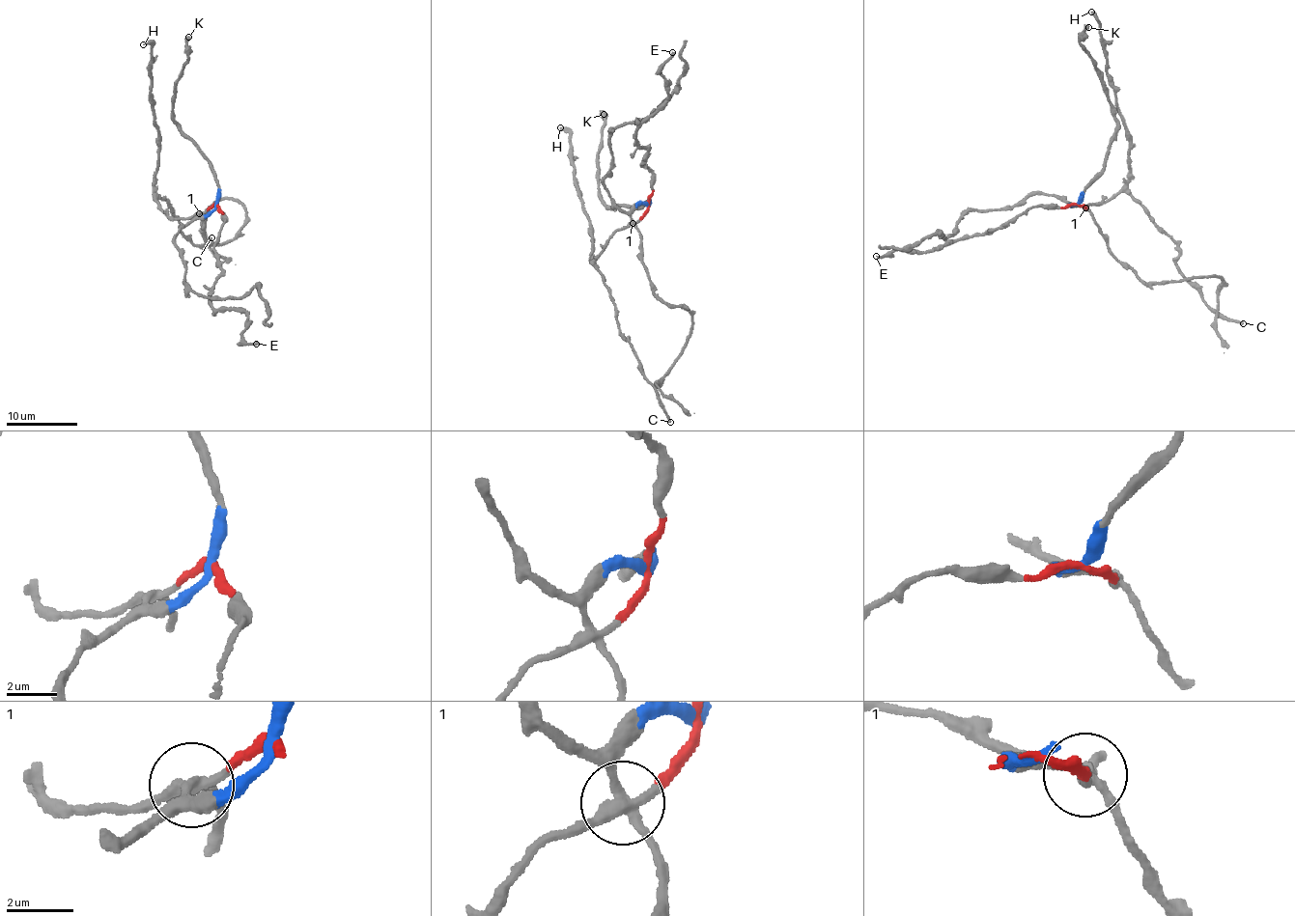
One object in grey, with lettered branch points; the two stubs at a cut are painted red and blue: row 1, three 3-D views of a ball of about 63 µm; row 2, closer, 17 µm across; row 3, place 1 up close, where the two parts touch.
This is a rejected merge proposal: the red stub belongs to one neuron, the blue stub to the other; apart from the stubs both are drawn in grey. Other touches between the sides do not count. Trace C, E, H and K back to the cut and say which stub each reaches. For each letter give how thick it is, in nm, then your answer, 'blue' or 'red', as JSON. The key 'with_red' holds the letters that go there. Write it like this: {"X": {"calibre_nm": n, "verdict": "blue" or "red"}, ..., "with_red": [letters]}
{"C": {"calibre_nm": 260, "verdict": "red"}, "E": {"calibre_nm": 280, "verdict": "red"}, "H": {"calibre_nm": 320, "verdict": "red"}, "K": {"calibre_nm": 440, "verdict": "blue"}, "with_red": ["C", "E", "H"]}

